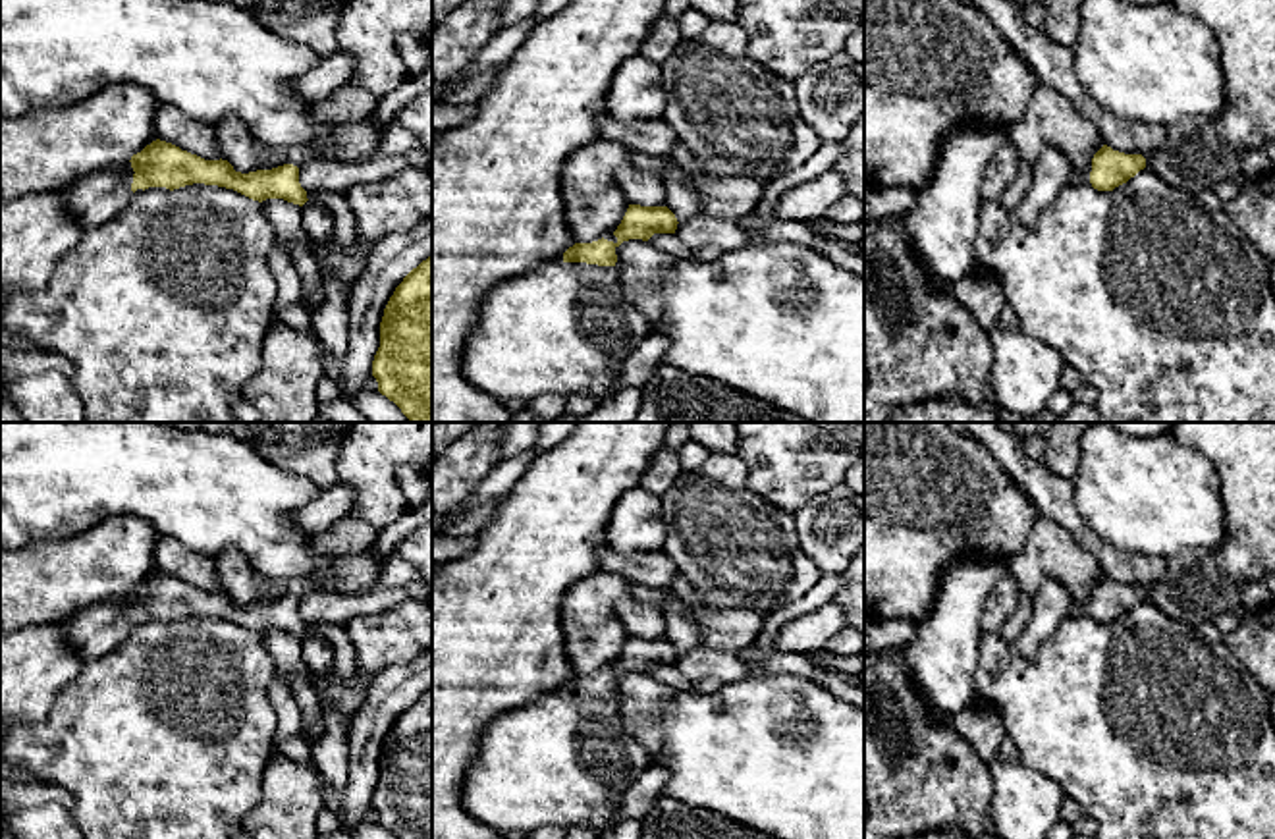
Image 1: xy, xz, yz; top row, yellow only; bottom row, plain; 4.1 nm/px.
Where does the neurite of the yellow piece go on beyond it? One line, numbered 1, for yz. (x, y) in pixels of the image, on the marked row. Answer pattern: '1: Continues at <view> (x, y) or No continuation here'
1: No continuation here

